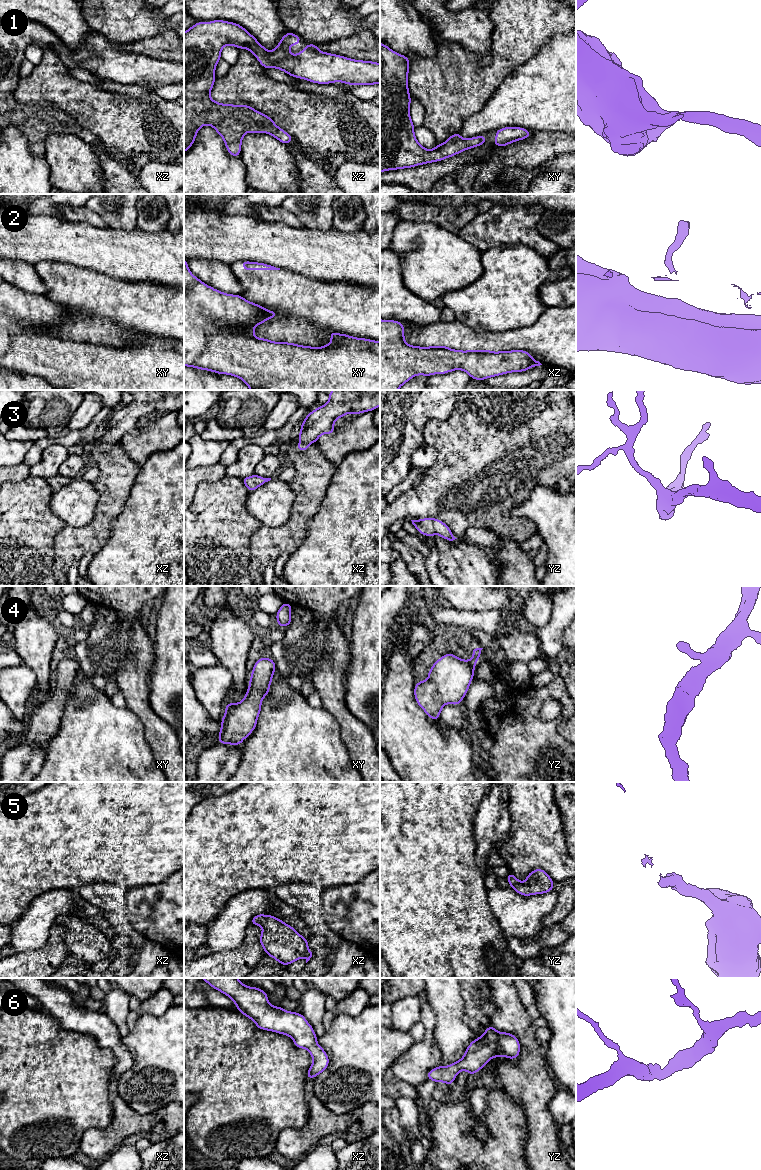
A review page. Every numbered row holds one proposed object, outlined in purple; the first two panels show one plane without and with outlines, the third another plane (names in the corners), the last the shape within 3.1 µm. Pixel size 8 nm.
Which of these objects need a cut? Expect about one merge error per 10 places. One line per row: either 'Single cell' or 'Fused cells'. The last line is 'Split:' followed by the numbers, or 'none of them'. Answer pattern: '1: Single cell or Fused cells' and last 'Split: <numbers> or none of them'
1: Single cell
2: Fused cells
3: Single cell
4: Single cell
5: Single cell
6: Single cell
Split: 2

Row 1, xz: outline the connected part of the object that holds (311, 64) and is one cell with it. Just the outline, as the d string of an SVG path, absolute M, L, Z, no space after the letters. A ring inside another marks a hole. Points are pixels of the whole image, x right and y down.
M224 20L197 22L185 31L184 153L204 125L216 130L233 157L240 155L242 139L248 132L267 133L284 144L293 141L273 119L251 106L222 104L211 99L215 69L226 45L248 49L265 69L276 68L313 83L380 84L380 63L322 52L317 44L307 44L297 55L291 54L289 48L300 42L298 35L288 32L274 50L268 51L244 27Z

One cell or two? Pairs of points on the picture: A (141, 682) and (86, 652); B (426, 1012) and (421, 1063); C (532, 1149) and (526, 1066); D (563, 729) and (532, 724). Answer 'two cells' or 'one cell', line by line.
A: two cells
B: one cell
C: one cell
D: two cells

